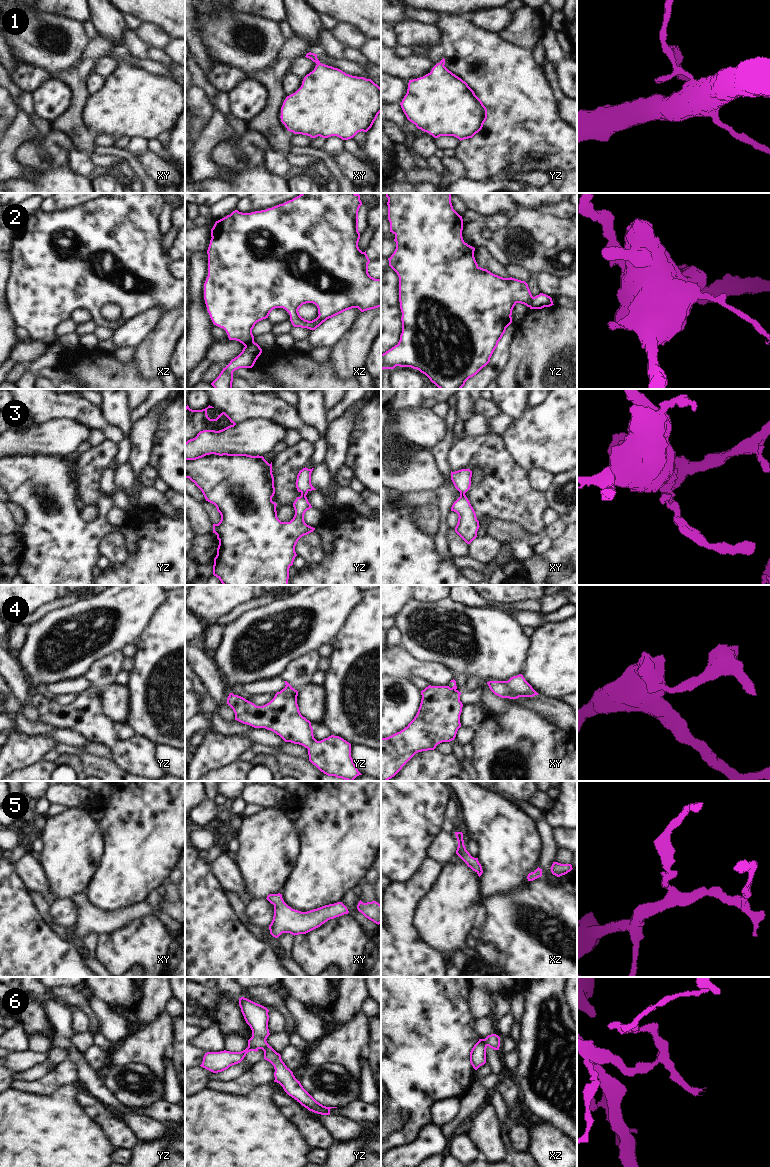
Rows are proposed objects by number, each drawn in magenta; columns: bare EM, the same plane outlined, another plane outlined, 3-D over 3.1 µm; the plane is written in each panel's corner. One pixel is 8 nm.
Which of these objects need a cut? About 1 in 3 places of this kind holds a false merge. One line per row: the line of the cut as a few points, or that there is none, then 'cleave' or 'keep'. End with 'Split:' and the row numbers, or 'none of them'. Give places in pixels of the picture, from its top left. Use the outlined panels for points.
1: cut none; keep
2: cut yz (534, 297), (528, 306); cleave
3: cut none; keep
4: cut yz (285, 686), (291, 687); cleave
5: cut none; keep
6: cut xz (482, 1039), (487, 1045); cleave
Split: 2, 4, 6

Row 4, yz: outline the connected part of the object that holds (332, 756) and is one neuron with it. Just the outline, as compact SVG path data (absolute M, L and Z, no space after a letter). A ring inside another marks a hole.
M285 687L263 706L256 706L245 698L230 693L227 704L235 713L235 720L254 728L265 728L279 735L285 742L308 749L309 761L321 772L347 781L362 775L351 757L351 744L331 735L317 741L311 722L303 717L297 704L298 691Z

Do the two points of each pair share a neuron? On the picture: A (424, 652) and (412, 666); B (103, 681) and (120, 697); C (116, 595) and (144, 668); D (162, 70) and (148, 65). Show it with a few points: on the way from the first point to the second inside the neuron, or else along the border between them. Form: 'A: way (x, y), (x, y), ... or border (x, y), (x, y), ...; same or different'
A: border (400, 645), (422, 661), (438, 662), (441, 664); different
B: border (115, 682), (102, 692); different
C: border (148, 623), (135, 643); different
D: way (159, 69), (151, 66); same

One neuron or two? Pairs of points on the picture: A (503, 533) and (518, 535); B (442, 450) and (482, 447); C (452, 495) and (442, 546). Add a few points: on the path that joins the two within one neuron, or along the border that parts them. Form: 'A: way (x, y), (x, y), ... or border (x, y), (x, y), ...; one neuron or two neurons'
A: way (507, 533), (514, 533); one neuron
B: border (453, 444), (448, 458), (450, 470); two neurons
C: way (444, 508), (442, 533); one neuron

